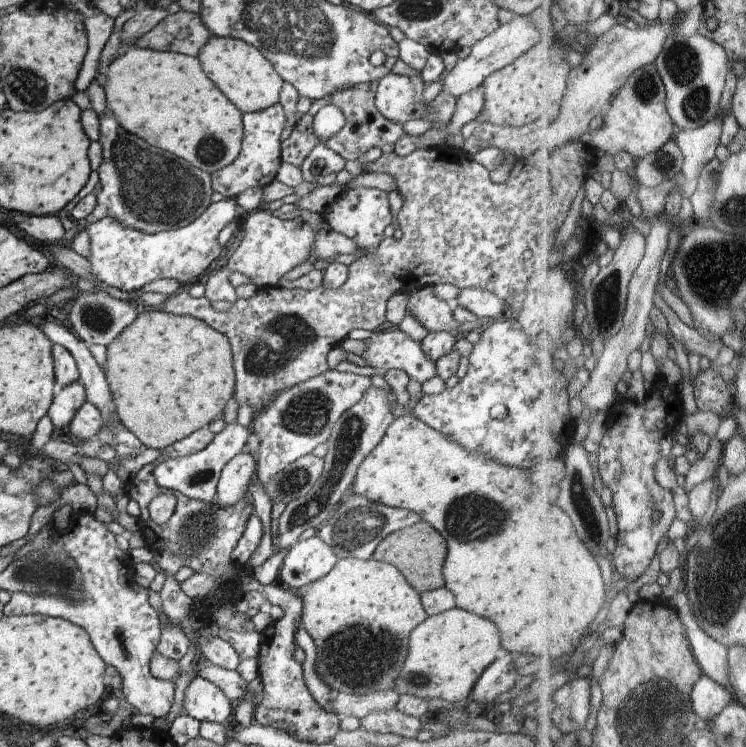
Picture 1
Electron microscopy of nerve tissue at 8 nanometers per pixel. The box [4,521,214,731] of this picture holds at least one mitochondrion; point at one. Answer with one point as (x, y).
(54, 575)

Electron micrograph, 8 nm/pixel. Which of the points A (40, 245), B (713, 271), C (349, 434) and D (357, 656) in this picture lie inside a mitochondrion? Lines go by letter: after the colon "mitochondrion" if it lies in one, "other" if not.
A: other
B: mitochondrion
C: mitochondrion
D: mitochondrion

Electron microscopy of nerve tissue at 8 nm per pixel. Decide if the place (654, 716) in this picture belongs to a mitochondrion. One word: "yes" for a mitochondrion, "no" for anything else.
yes

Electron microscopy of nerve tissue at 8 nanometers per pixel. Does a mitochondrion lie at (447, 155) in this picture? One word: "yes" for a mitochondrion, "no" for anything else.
no

